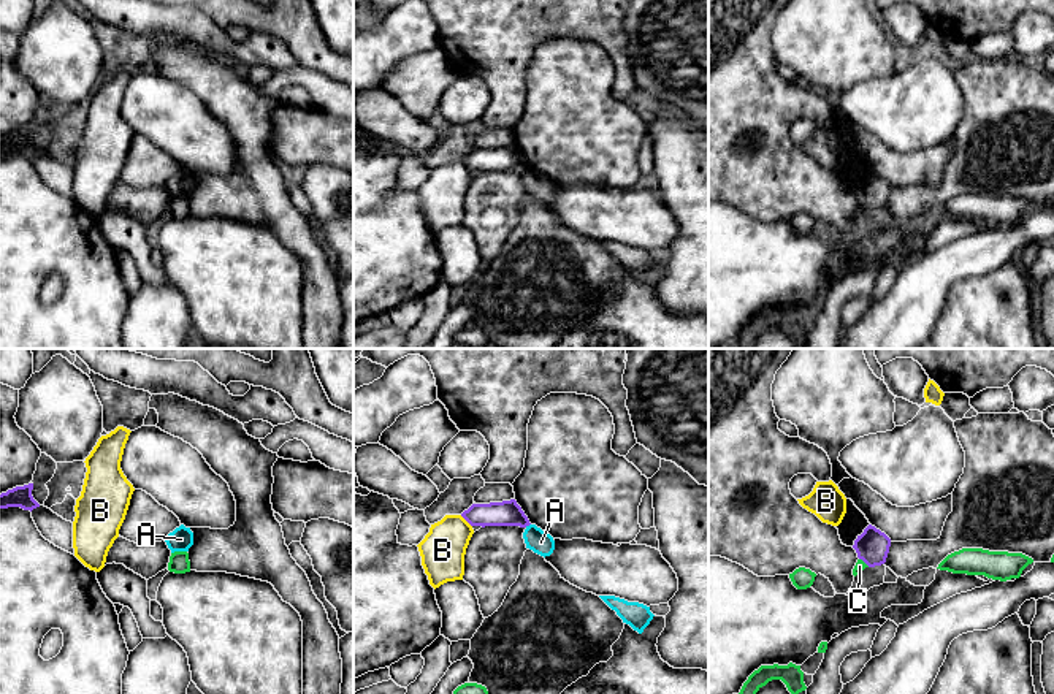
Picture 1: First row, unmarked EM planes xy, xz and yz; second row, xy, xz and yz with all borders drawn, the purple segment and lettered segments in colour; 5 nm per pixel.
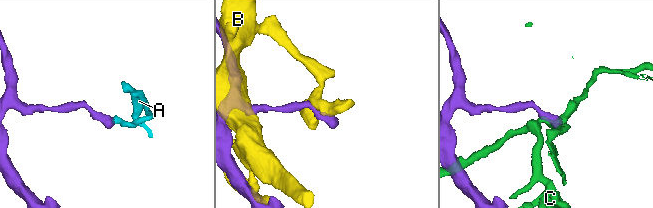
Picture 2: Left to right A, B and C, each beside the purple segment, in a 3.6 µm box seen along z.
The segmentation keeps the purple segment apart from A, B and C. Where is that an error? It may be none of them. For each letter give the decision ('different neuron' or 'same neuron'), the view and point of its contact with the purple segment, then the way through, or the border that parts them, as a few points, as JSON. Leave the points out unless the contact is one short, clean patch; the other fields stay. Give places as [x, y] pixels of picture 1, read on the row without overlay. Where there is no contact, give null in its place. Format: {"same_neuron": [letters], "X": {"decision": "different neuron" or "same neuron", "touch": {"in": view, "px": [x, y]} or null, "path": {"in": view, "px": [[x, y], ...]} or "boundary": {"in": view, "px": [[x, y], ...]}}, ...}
{"same_neuron": [], "A": {"decision": "different neuron", "touch": {"in": "xz", "px": [526, 170]}, "boundary": {"in": "xz", "px": [[530, 168], [525, 171]]}}, "B": {"decision": "different neuron", "touch": {"in": "xz", "px": [466, 165]}}, "C": {"decision": "different neuron", "touch": {"in": "yz", "px": [864, 206]}}}

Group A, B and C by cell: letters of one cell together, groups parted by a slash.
A / B / C

